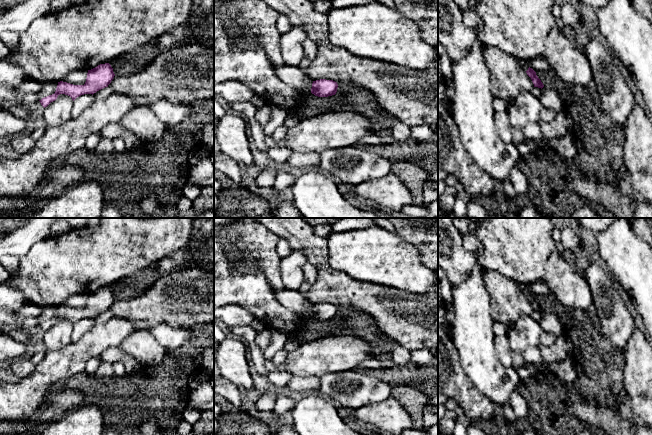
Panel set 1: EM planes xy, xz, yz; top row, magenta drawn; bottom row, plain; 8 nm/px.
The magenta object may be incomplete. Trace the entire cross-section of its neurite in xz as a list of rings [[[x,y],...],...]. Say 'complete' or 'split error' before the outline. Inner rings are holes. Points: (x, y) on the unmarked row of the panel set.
complete; [[[320,303],[313,305],[311,317],[318,321],[328,321],[335,319],[338,308],[333,304]]]

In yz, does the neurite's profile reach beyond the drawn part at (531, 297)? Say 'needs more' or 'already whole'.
already whole

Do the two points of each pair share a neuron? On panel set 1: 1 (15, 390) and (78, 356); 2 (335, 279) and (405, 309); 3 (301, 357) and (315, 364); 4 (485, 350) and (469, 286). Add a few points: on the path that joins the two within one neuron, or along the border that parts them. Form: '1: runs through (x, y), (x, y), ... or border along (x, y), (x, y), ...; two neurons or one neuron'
1: runs through (31, 390), (36, 388), (62, 364); one neuron
2: runs through (352, 294), (380, 302), (388, 308); one neuron
3: runs through (304, 359), (312, 361); one neuron
4: runs through (472, 334), (471, 302); one neuron

